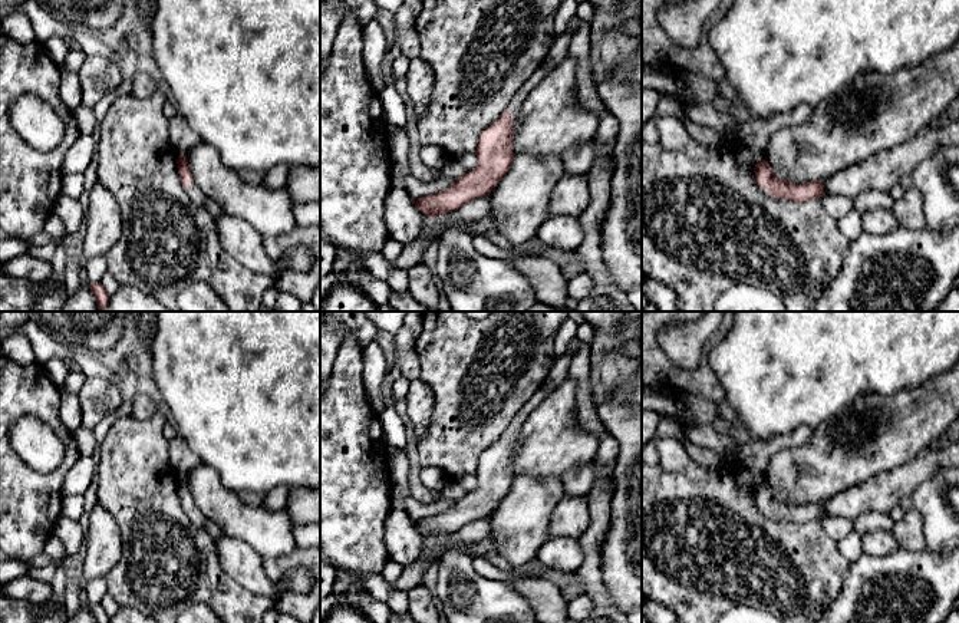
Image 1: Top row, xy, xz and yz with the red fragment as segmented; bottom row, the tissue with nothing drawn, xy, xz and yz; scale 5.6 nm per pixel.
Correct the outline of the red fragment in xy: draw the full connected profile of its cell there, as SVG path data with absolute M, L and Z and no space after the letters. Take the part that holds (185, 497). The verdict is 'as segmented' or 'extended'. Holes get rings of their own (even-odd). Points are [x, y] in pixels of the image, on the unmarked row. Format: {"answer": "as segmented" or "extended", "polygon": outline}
{"answer": "extended", "polygon": "M184 477L178 478L177 485L178 485L181 505L185 510L185 514L188 515L190 521L194 525L205 530L208 535L211 535L214 540L220 540L224 535L224 533L214 521L205 517L195 505L192 495L190 492L188 482L184 479Z"}

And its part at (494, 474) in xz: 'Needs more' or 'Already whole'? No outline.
Needs more

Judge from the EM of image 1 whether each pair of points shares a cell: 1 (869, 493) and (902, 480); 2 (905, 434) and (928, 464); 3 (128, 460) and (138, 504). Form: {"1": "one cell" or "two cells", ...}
{"1": "one cell", "2": "two cells", "3": "one cell"}

